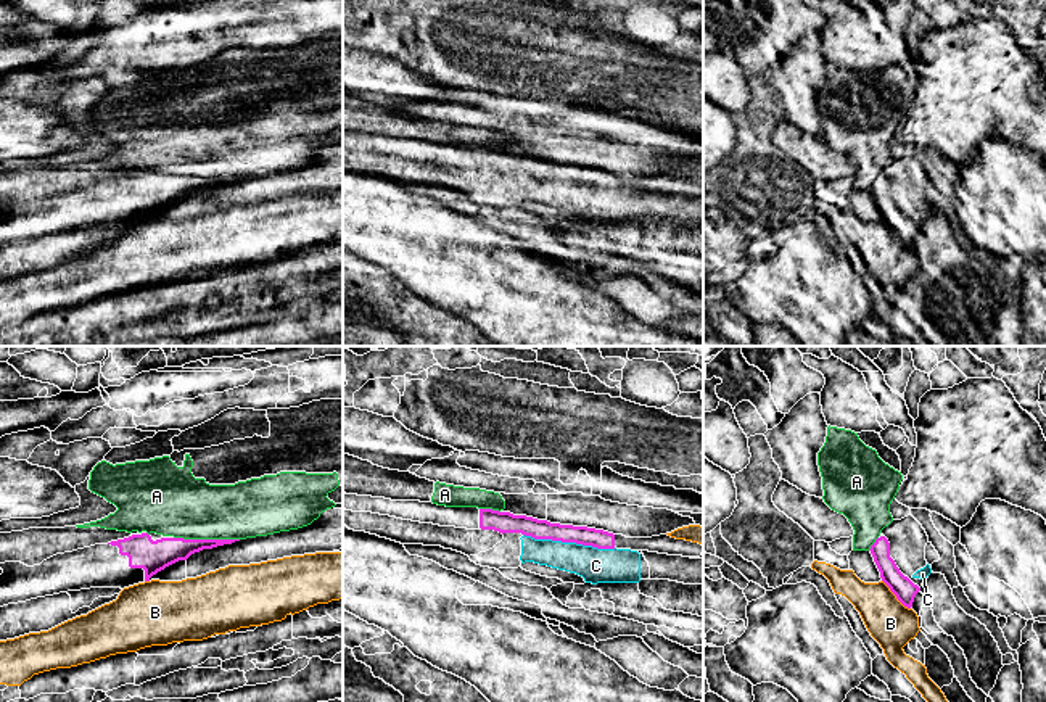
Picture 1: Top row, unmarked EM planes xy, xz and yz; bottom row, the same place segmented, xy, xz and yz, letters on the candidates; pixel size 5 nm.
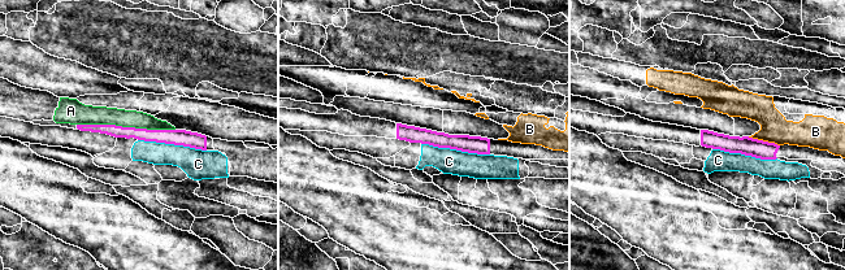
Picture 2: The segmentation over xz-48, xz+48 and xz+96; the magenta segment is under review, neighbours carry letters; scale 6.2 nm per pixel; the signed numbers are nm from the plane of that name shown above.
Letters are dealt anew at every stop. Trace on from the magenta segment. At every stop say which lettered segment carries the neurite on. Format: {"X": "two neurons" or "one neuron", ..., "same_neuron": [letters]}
{"A": "two neurons", "B": "two neurons", "C": "one neuron", "same_neuron": ["C"]}

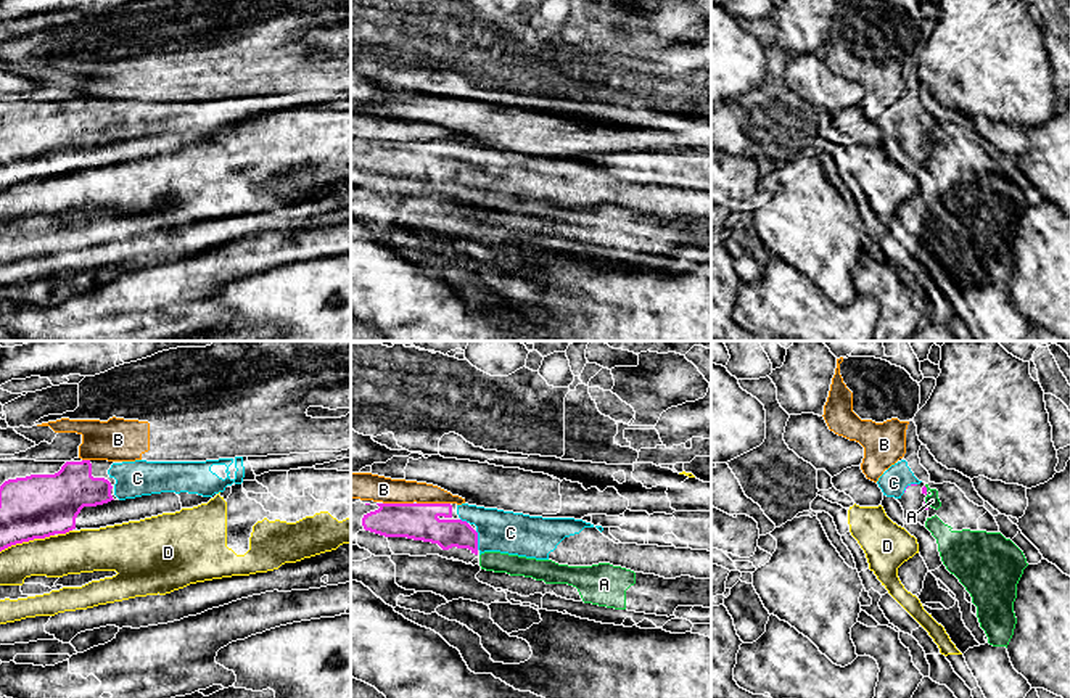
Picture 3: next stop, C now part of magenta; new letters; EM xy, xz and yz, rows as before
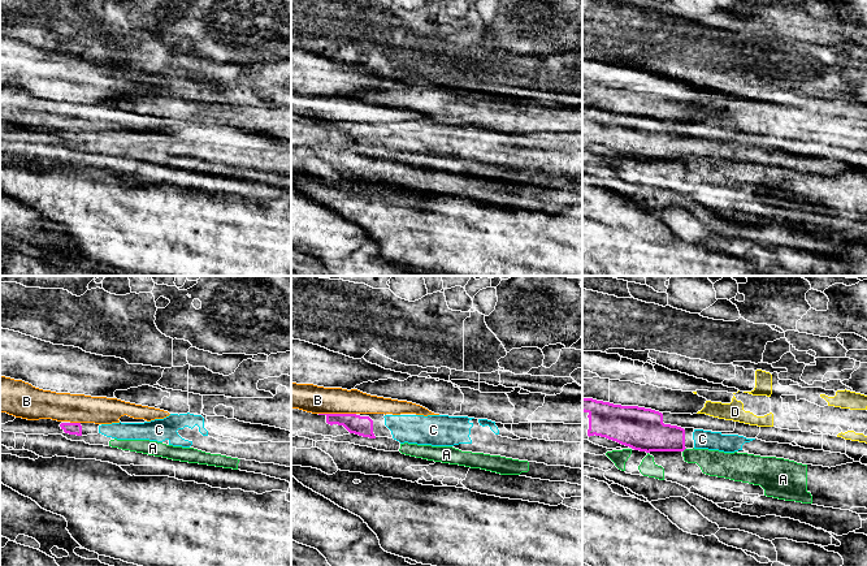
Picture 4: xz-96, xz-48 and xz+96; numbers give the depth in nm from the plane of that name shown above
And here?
{"A": "two neurons", "B": "two neurons", "C": "one neuron", "D": "two neurons", "same_neuron": ["C"]}

